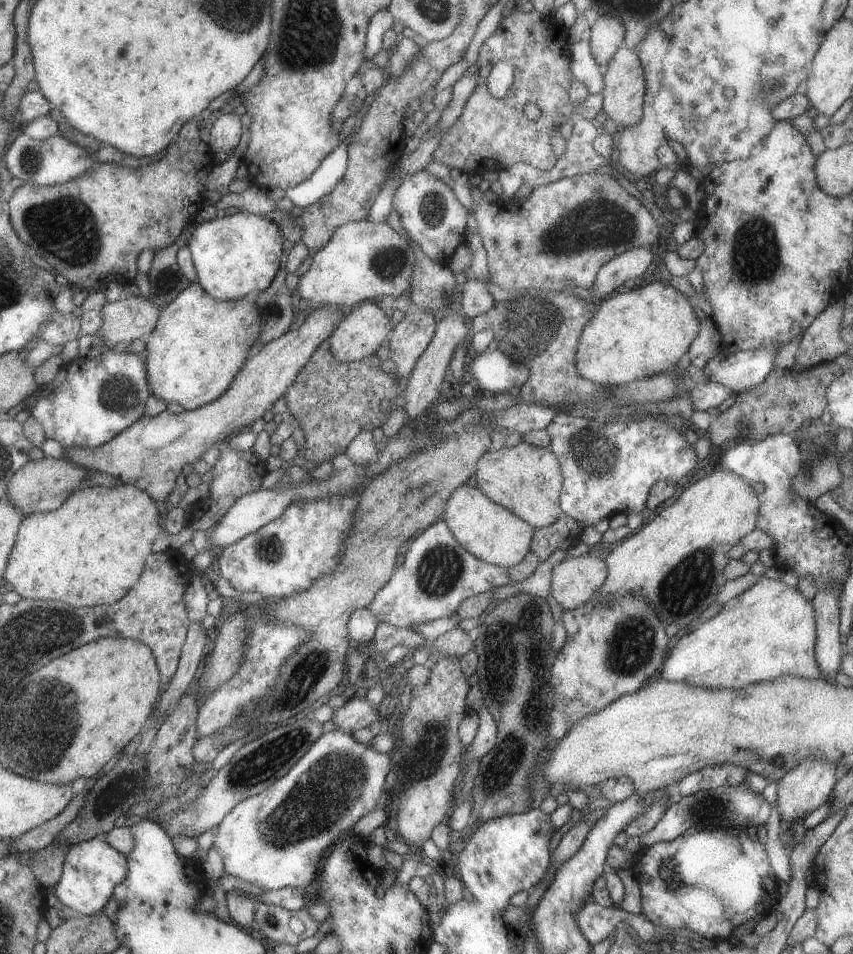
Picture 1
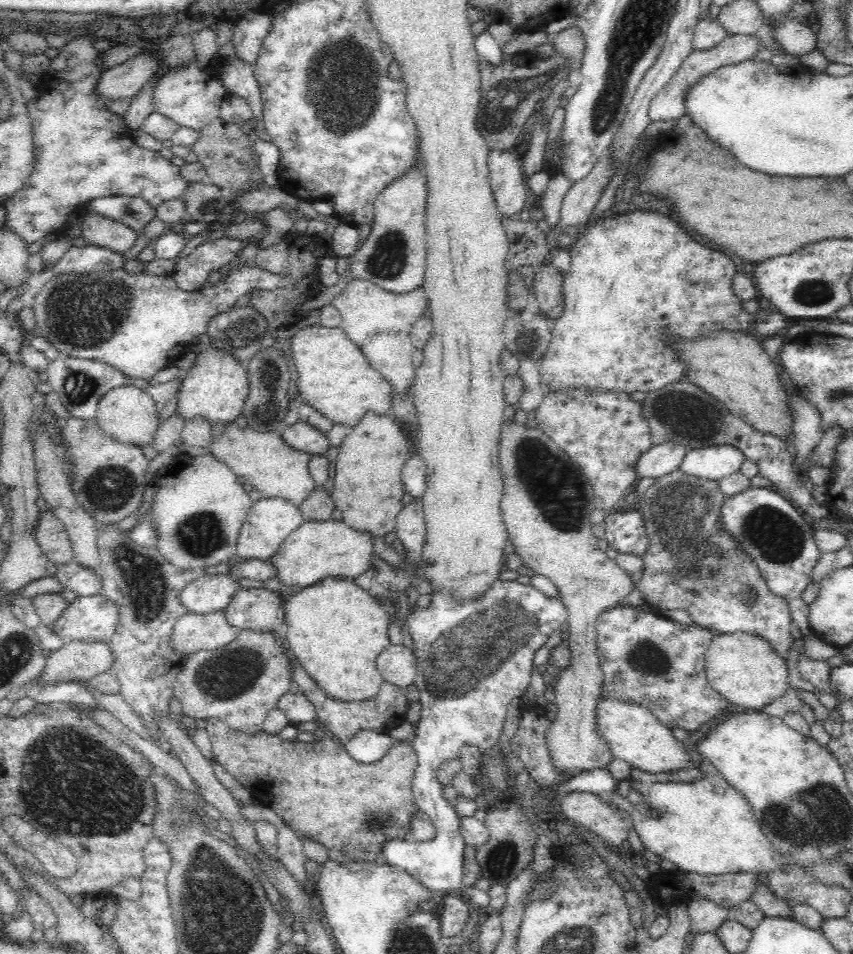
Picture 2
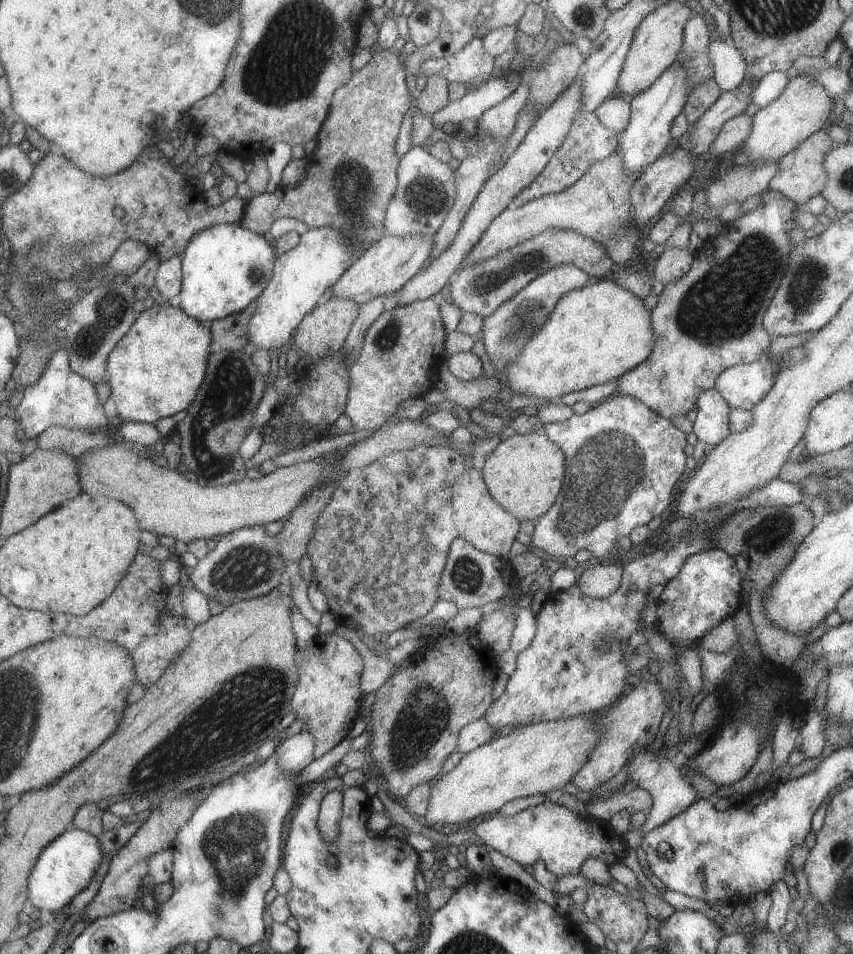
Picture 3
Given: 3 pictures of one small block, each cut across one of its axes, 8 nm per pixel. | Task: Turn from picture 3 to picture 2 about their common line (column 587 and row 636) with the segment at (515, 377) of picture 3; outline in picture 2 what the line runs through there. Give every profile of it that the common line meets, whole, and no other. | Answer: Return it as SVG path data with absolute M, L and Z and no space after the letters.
M326 578L315 586L284 598L285 622L282 630L286 646L300 667L330 698L338 702L368 702L376 698L383 683L376 669L378 656L390 645L388 612L384 605L358 587L352 578Z

